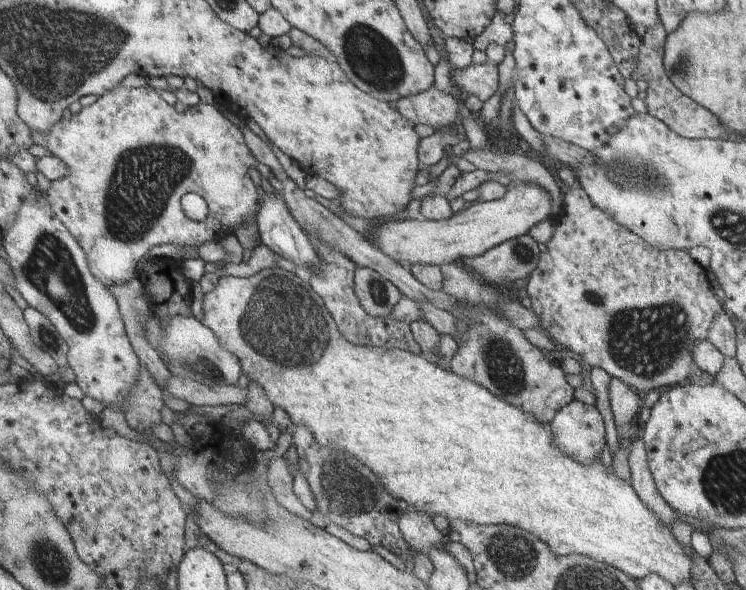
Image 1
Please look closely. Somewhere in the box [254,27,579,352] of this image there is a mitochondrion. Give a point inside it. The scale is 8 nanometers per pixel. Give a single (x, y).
(522, 255)

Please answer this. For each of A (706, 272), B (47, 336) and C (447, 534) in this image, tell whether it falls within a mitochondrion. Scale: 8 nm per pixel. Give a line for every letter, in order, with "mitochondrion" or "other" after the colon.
A: other
B: mitochondrion
C: other

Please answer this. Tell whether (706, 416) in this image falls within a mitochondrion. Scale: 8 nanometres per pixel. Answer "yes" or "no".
no

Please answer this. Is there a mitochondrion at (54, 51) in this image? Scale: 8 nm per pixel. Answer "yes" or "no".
yes

